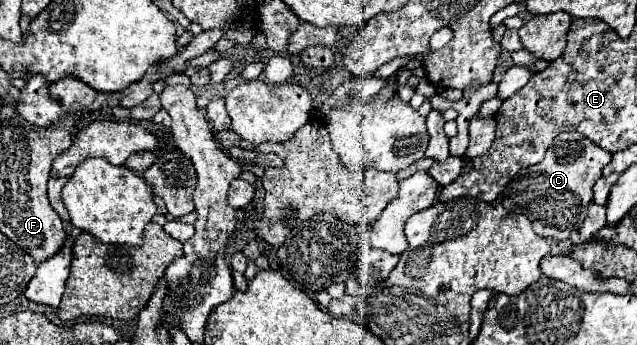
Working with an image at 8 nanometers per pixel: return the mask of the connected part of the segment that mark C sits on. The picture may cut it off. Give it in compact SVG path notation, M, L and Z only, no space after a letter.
M561 132L553 140L553 144L547 148L545 158L539 164L533 164L525 170L519 170L513 176L513 180L507 184L507 188L501 196L501 204L509 212L525 214L533 222L533 230L539 236L567 240L571 236L571 232L579 230L579 226L583 224L583 218L587 216L587 208L593 202L591 188L601 178L601 170L609 164L609 160L611 160L611 154L605 152L603 148L595 146L593 142L589 142L589 138L585 138L583 134L579 134L579 132Z

